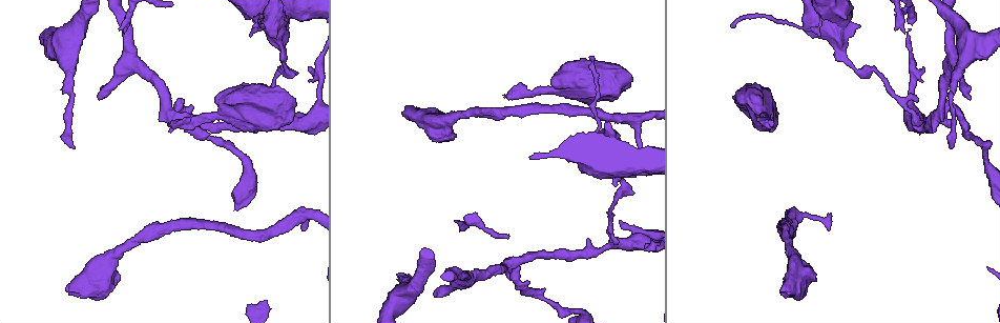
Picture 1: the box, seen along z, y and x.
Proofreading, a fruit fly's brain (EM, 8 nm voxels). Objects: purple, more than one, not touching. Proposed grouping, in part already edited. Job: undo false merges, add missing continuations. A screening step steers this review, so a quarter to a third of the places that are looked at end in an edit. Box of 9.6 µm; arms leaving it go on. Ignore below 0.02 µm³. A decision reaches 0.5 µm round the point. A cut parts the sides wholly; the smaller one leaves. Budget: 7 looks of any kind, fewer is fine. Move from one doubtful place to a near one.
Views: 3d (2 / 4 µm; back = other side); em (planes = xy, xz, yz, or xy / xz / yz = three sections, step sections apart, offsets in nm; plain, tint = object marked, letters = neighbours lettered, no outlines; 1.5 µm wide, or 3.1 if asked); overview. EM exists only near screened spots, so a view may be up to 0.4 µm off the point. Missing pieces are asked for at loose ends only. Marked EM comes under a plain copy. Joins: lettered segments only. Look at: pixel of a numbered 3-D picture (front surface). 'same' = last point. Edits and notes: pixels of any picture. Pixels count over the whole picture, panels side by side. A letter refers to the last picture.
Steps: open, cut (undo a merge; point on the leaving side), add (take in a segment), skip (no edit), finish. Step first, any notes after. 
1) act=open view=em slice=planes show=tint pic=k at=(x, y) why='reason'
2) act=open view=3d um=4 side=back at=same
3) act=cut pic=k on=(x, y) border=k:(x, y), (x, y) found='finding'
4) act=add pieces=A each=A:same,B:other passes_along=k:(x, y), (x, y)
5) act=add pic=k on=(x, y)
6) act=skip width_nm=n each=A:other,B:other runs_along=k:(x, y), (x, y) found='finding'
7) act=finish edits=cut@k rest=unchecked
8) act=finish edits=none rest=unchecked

act=open view=em slice=xz step=8 show=tint pic=1 at=(505, 97) why='an open end'

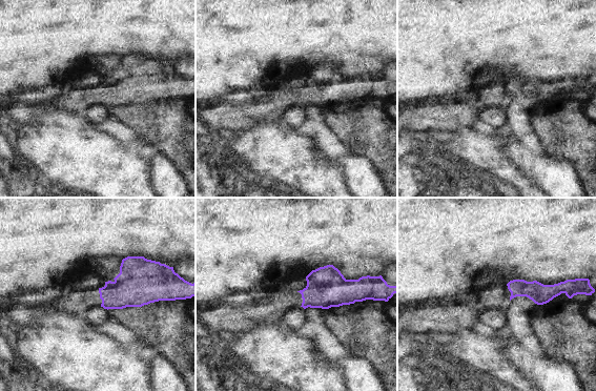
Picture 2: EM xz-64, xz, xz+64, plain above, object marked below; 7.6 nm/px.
act=open view=em slice=planes show=letters at=same

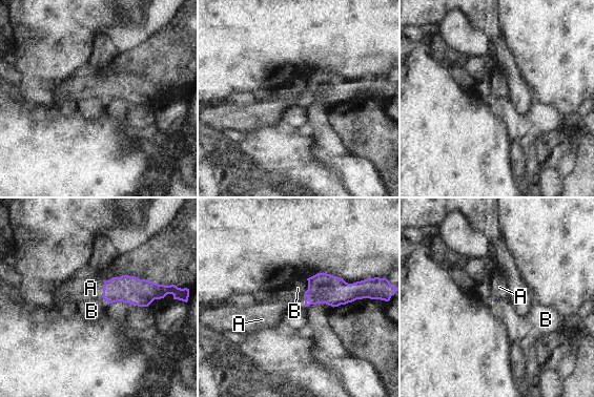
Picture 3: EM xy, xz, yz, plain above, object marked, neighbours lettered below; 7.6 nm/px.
act=add pieces=A each=A:same,B:other passes_along=3:(127, 289), (103, 290), (90, 288) found='the neuron continues'

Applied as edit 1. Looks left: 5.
act=open view=overview why='redraw'

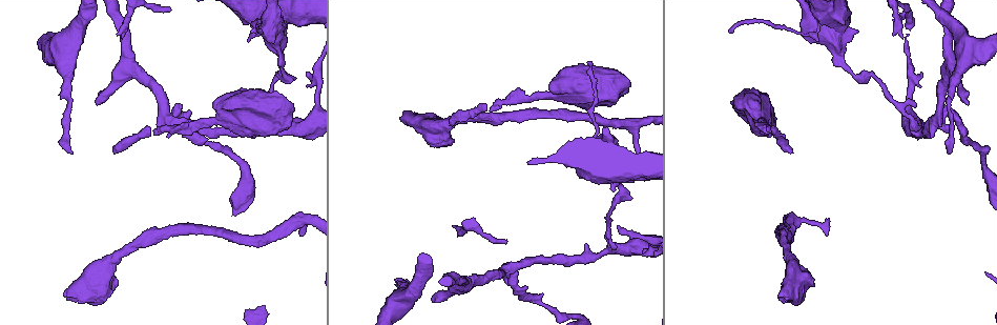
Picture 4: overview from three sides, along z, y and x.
act=open view=3d um=4 pic=4 at=(117, 153) why='end of a long branch'

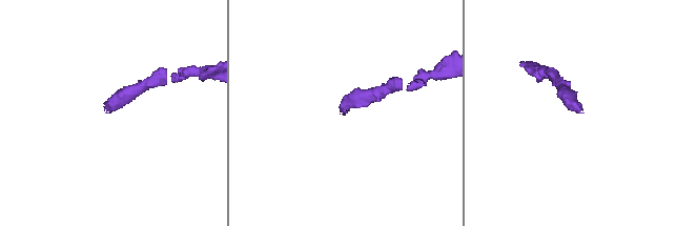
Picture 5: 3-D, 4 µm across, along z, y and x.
act=open view=em slice=planes show=letters pic=5 at=(110, 111)

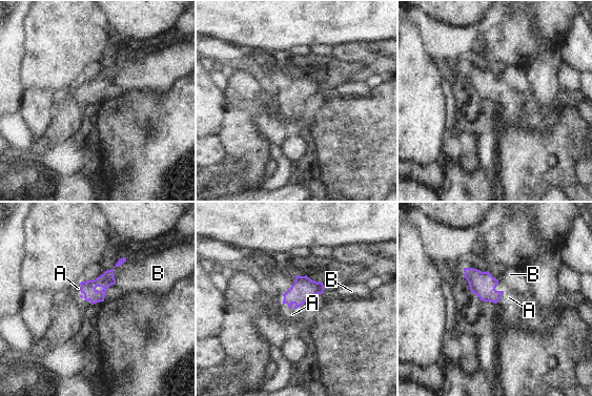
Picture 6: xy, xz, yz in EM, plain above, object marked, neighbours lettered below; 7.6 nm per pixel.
act=add pieces=A each=A:same,B:other passes_along=6:(105, 280), (86, 300), (78, 288) found='it goes on there'

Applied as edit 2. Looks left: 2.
act=open view=em slice=planes show=letters pic=4 at=(254, 31) why='free end'

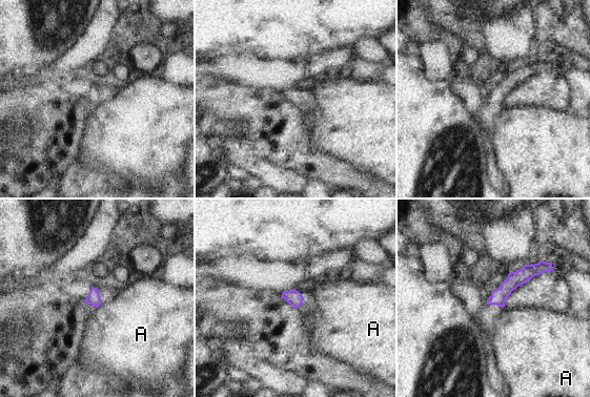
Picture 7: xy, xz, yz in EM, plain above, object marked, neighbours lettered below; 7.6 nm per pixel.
act=skip width_nm=100 each=A:other runs_along=7:(549, 265), (515, 278), (489, 301) found='no lettered segment goes on from it'

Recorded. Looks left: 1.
act=finish edits=add@3,add@6 rest=unchecked

